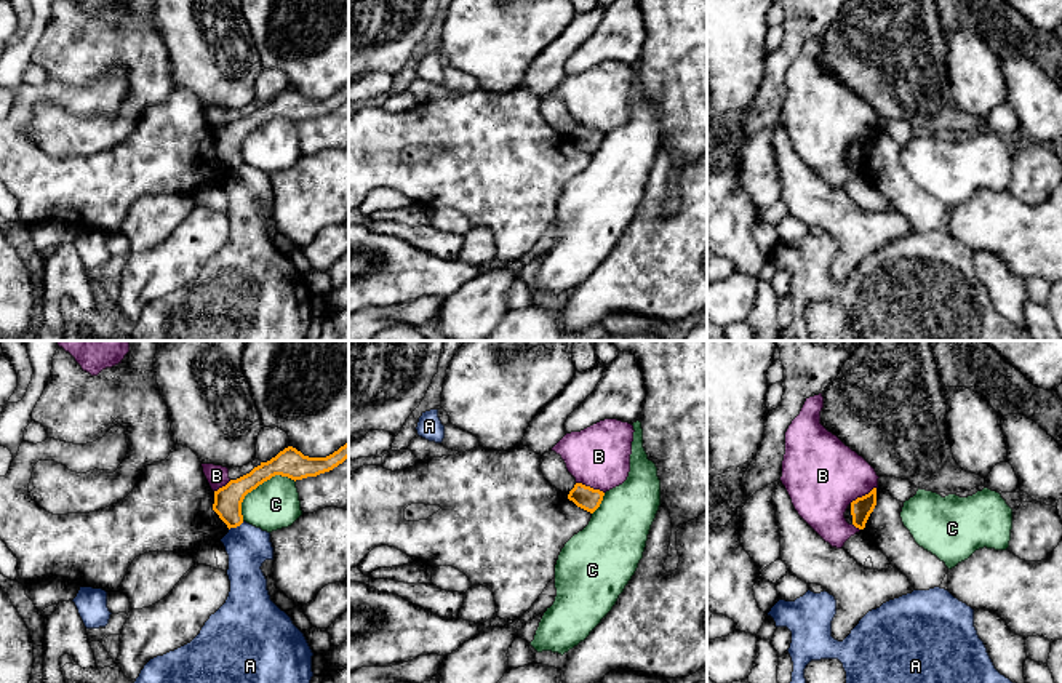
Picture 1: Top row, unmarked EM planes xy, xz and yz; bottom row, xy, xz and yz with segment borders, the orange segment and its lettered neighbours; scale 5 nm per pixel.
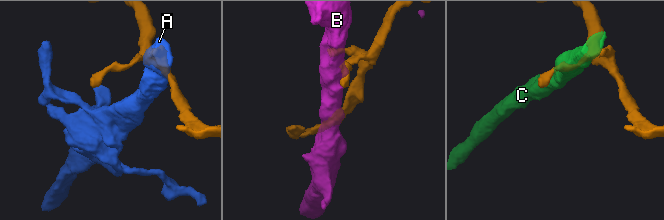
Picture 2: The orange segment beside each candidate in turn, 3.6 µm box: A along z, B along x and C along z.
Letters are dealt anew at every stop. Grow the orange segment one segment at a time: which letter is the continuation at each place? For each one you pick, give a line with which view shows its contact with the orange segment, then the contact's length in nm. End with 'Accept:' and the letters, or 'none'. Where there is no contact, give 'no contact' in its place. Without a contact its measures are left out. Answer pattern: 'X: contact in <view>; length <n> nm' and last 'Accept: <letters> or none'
Accept: none

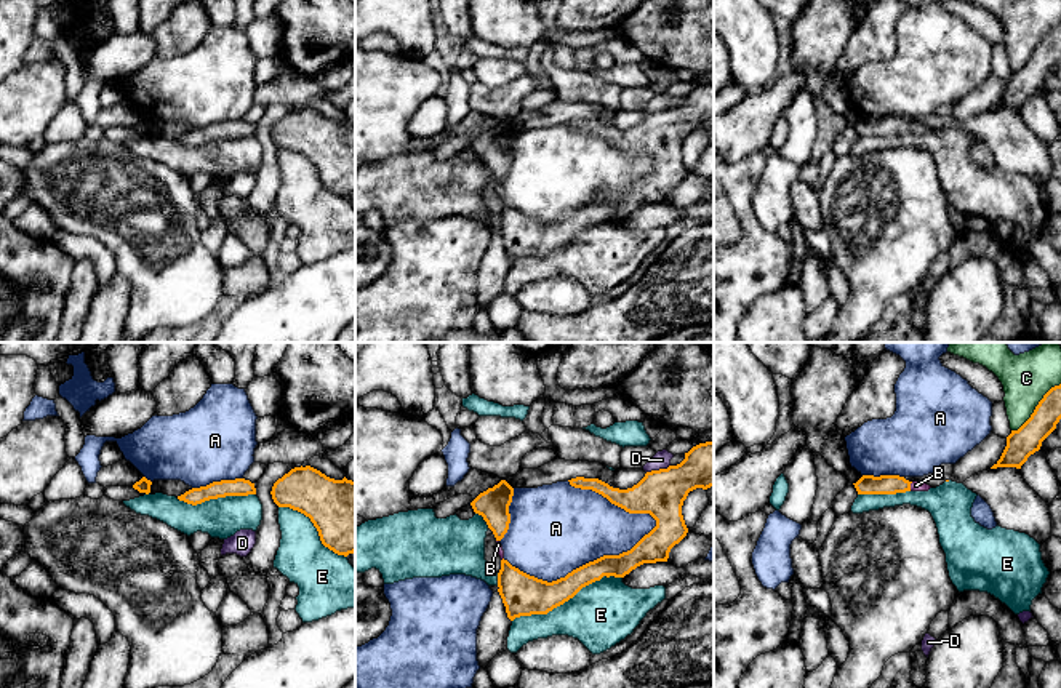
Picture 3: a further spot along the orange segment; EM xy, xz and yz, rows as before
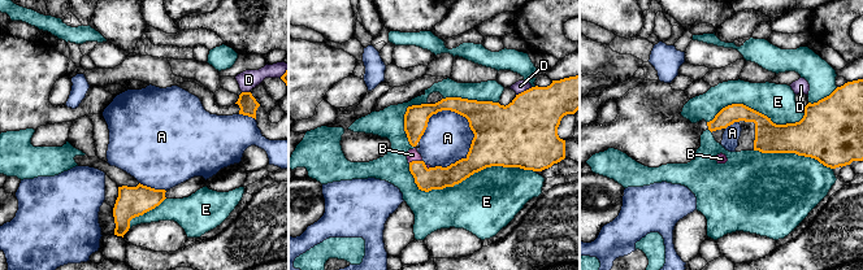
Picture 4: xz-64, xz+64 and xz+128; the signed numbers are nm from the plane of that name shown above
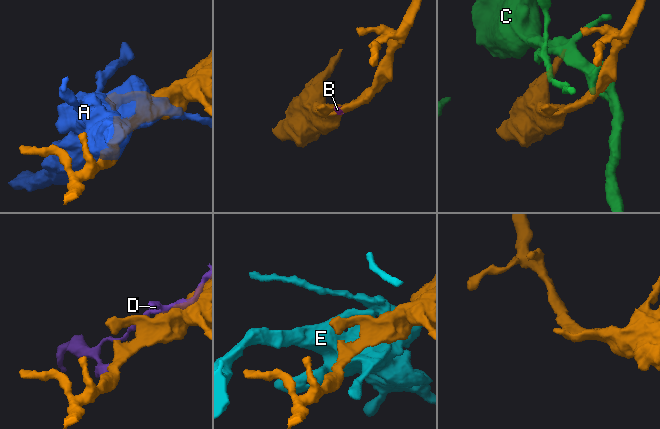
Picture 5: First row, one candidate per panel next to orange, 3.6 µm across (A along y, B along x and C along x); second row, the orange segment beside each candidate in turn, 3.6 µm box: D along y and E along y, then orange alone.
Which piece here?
B: contact in yz; length 50 nm
Accept: B

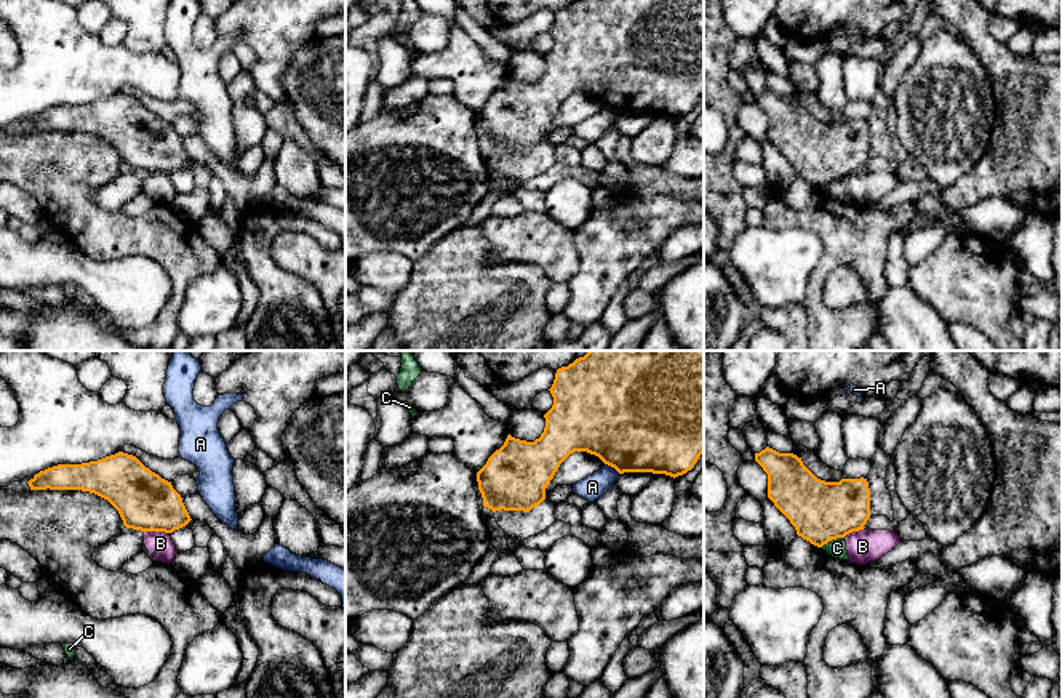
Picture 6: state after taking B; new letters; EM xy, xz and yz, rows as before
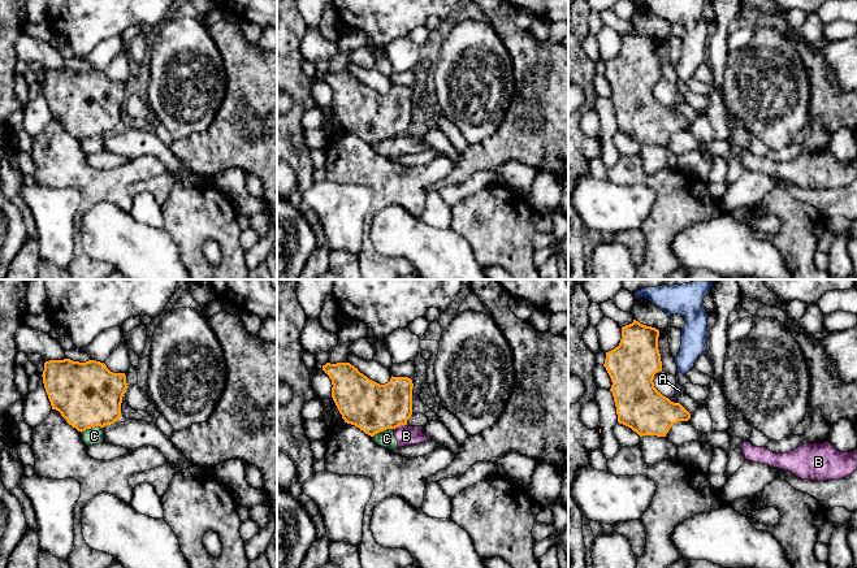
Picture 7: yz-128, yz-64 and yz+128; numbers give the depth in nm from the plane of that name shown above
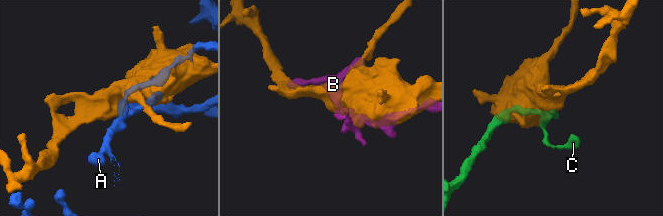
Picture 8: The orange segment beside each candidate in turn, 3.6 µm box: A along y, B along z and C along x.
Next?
Accept: none

